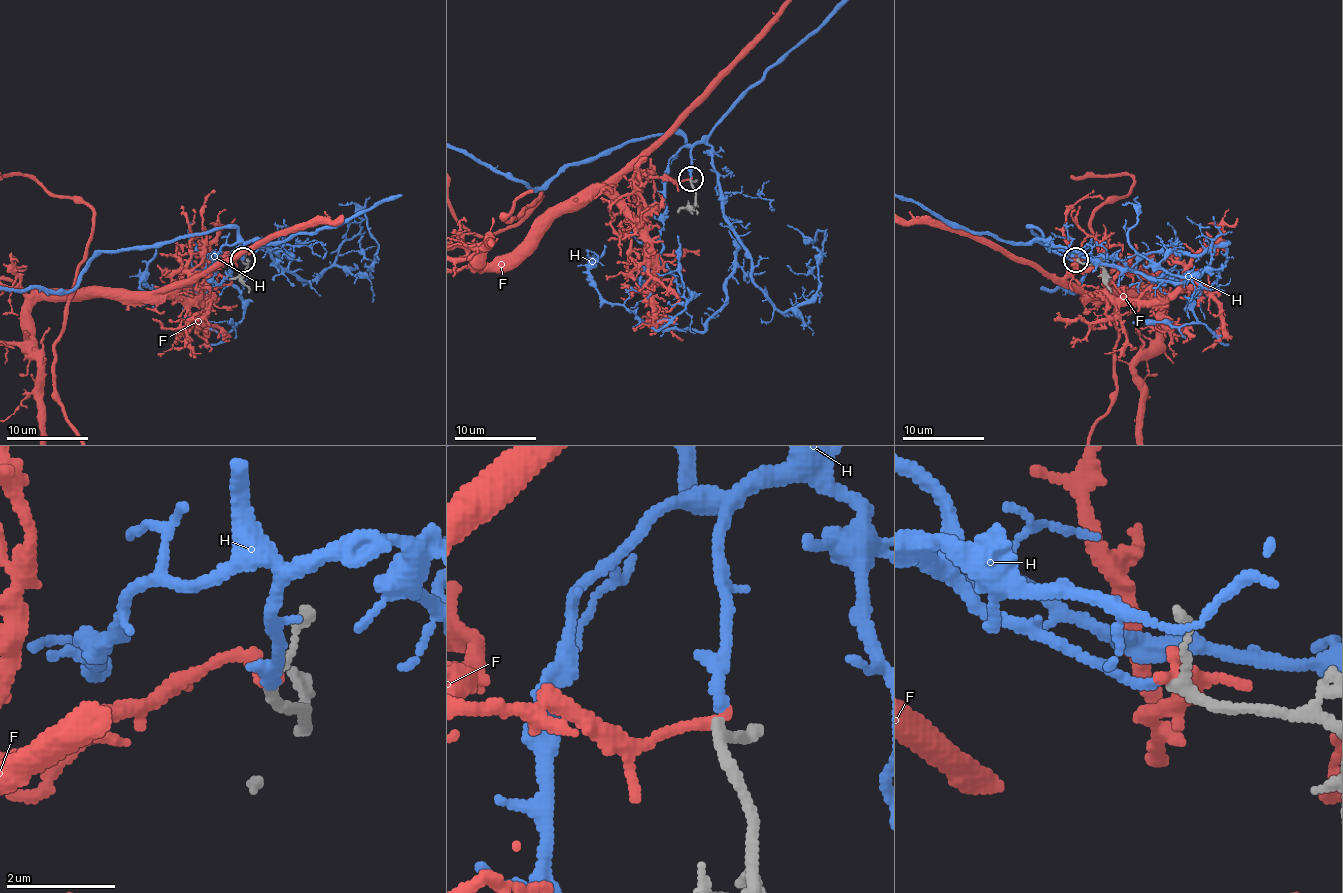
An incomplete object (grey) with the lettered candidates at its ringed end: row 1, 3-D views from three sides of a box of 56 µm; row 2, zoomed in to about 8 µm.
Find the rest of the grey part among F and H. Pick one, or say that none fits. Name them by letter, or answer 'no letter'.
H

